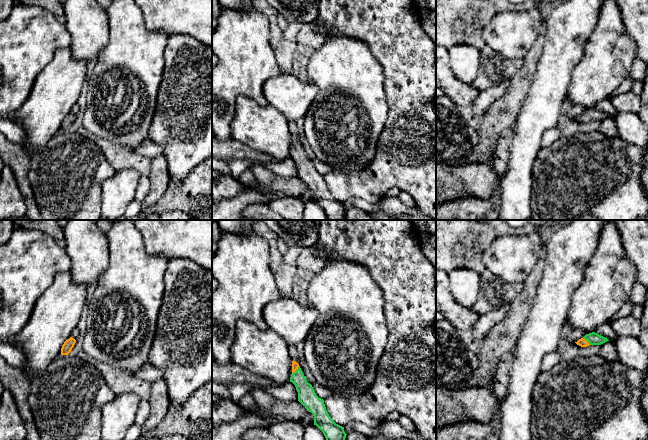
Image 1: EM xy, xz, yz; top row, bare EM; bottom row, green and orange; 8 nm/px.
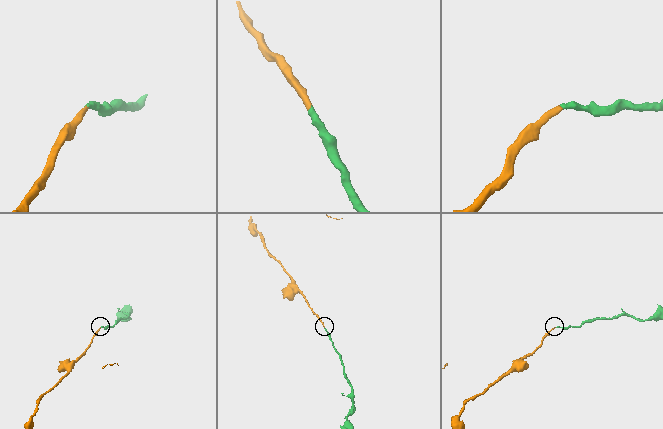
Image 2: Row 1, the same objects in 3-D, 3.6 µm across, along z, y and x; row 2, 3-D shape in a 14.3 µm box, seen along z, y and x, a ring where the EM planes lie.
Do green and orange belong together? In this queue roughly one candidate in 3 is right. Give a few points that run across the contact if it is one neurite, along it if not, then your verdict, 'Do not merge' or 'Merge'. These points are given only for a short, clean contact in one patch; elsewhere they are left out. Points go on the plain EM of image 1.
Line: yz (593, 114), (586, 116), (581, 118). Merge

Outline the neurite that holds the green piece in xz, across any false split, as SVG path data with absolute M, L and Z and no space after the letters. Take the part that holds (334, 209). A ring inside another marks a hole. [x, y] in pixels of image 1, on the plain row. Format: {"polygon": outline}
{"polygon": "M292 137L290 153L298 168L298 177L314 192L316 201L324 210L328 220L344 220L346 209L344 203L336 200L329 192L324 176L319 174L312 161L307 158L299 140Z"}

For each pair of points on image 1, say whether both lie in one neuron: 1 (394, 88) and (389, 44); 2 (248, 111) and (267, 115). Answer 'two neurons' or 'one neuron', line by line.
1: one neuron
2: one neuron

